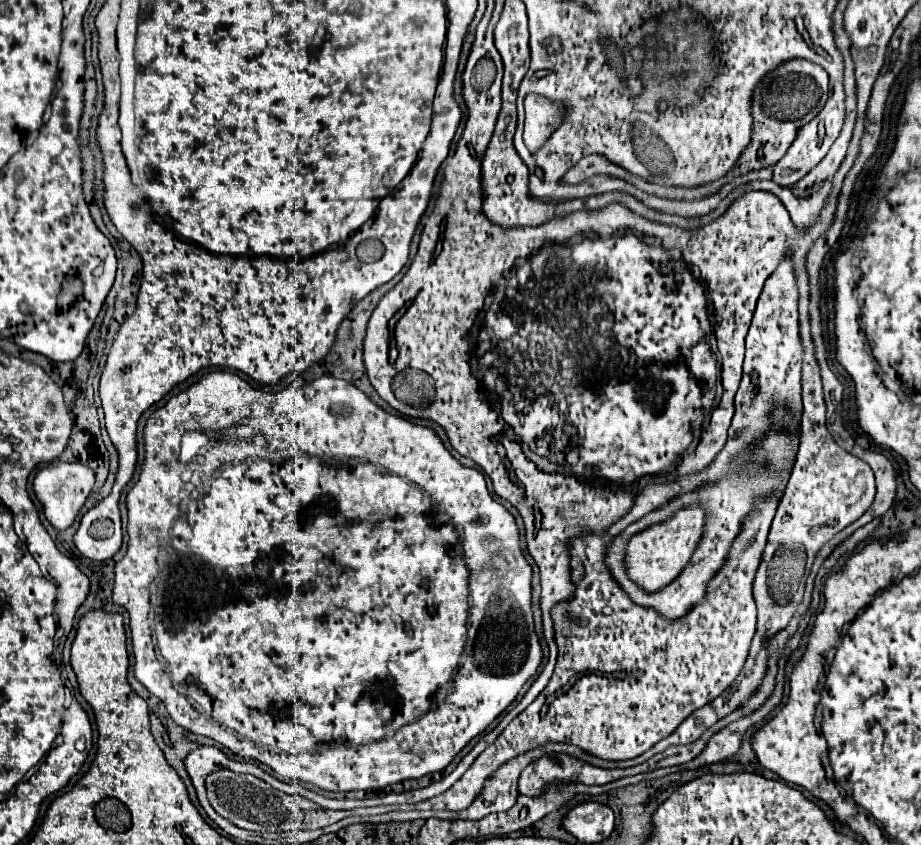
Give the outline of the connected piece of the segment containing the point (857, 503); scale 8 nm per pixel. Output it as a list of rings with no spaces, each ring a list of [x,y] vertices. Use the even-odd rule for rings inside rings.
[[[831,190],[831,196],[827,198],[827,208],[823,208],[823,216],[819,218],[819,224],[815,224],[815,228],[811,228],[811,232],[807,232],[807,236],[803,236],[803,240],[799,240],[799,244],[795,244],[795,272],[799,276],[799,318],[803,318],[801,322],[801,338],[803,338],[803,346],[805,346],[805,354],[807,360],[803,360],[803,420],[801,420],[801,446],[797,452],[797,462],[793,466],[791,478],[787,482],[787,490],[777,506],[777,514],[773,518],[773,526],[769,530],[769,540],[767,540],[767,548],[763,552],[763,560],[759,566],[759,572],[755,576],[753,582],[753,596],[757,602],[757,632],[751,644],[751,652],[749,658],[743,666],[743,672],[739,674],[739,678],[731,684],[731,688],[727,688],[717,700],[713,700],[711,704],[695,710],[667,740],[661,740],[659,744],[655,744],[655,748],[647,750],[643,756],[633,758],[633,760],[625,761],[608,761],[601,760],[595,756],[583,752],[581,748],[575,748],[571,744],[547,744],[545,748],[537,748],[535,752],[527,752],[527,756],[519,756],[519,760],[511,760],[511,764],[503,764],[503,768],[499,768],[499,772],[495,772],[495,776],[491,780],[487,780],[487,788],[483,788],[481,796],[465,810],[459,812],[455,816],[455,820],[481,820],[483,816],[491,814],[491,812],[507,812],[509,808],[515,806],[517,798],[519,798],[519,790],[517,790],[517,782],[519,782],[519,774],[523,772],[523,768],[527,768],[527,764],[535,762],[537,758],[545,756],[545,754],[569,754],[575,756],[579,760],[592,764],[597,767],[613,769],[627,768],[637,766],[647,762],[649,758],[653,758],[655,754],[667,750],[669,746],[681,746],[681,744],[691,744],[695,742],[707,728],[711,728],[711,724],[719,722],[721,718],[729,716],[731,712],[735,712],[737,708],[741,708],[743,704],[747,704],[753,694],[759,690],[763,676],[767,672],[767,660],[769,660],[769,650],[765,648],[767,640],[775,638],[777,632],[781,632],[793,618],[797,606],[801,604],[803,598],[803,588],[805,588],[805,554],[813,554],[813,560],[817,556],[817,552],[843,528],[847,528],[851,522],[859,520],[869,506],[873,504],[875,498],[875,478],[873,472],[869,468],[869,464],[865,464],[863,460],[851,456],[849,452],[845,452],[843,448],[839,448],[835,444],[835,440],[831,438],[829,430],[826,426],[826,404],[823,400],[823,382],[821,382],[821,372],[819,372],[819,364],[815,360],[815,346],[813,346],[813,338],[811,338],[811,326],[809,326],[809,274],[807,274],[807,254],[813,246],[813,242],[817,238],[821,238],[835,220],[835,210],[839,204],[839,190]]]

